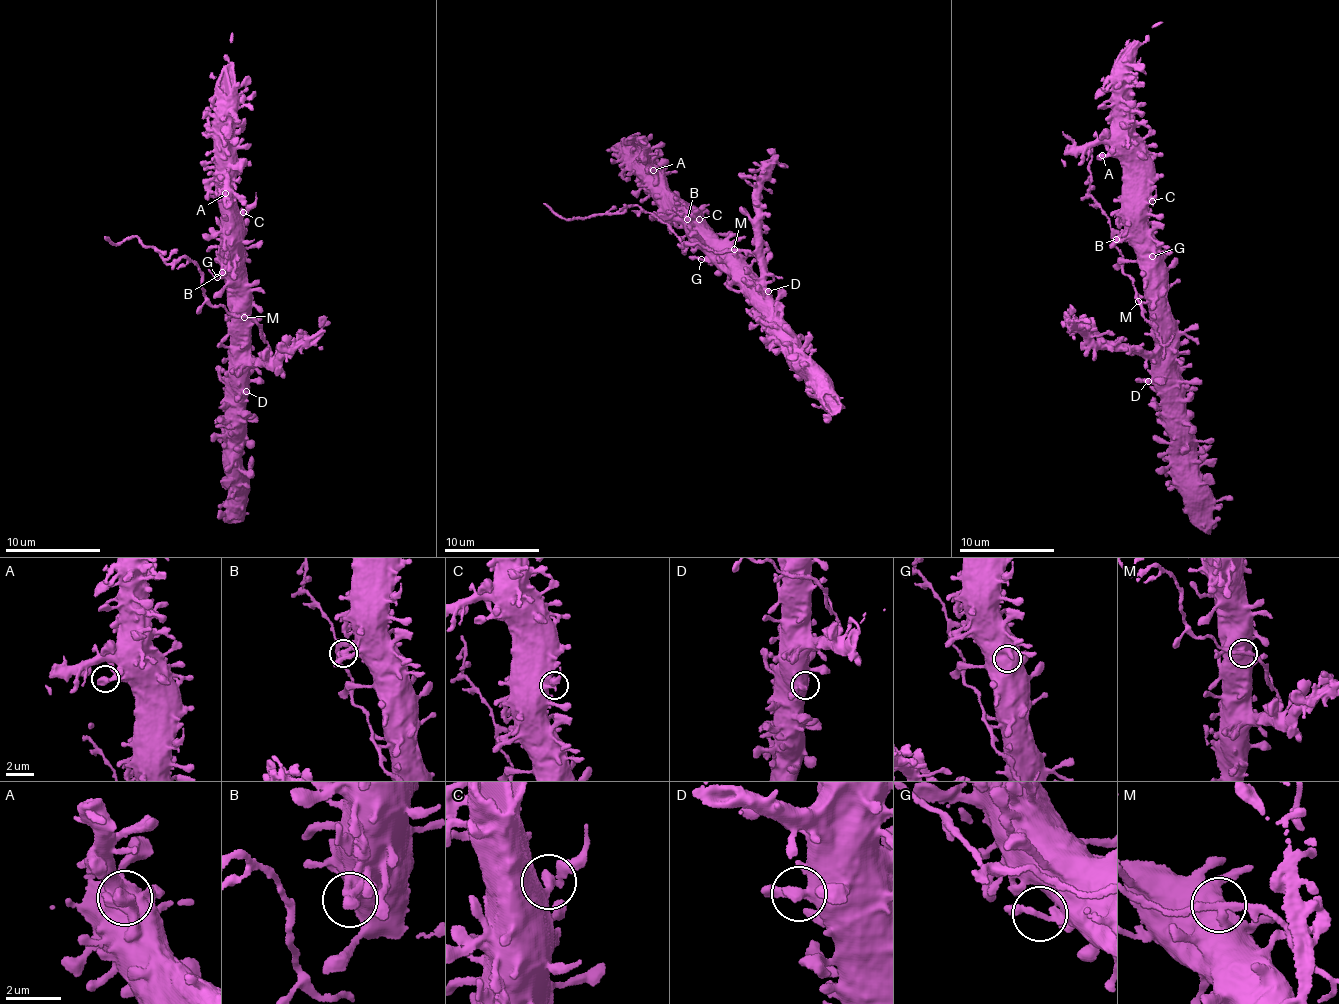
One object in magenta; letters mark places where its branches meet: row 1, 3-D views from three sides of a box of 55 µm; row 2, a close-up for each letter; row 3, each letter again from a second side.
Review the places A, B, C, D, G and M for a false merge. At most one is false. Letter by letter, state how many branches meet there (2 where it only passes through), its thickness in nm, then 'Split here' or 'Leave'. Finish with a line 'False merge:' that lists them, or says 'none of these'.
A: Branches: 2. Thickness 360 nm. Leave
B: Branches: 2. Thickness 300 nm. Leave
C: Branches: 2. Thickness 340 nm. Leave
D: Branches: 2. Thickness 320 nm. Leave
G: Branches: 2. Thickness 240 nm. Leave
M: Branches: 3. Thickness 240 nm. Split here
False merge: M

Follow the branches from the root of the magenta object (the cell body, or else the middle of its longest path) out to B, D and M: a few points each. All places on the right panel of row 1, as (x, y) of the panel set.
B: (1151, 278), (1151, 271), (1144, 265), (1138, 249), (1126, 240), (1116, 239)
D: (1151, 278), (1155, 292), (1156, 367), (1148, 381)
M: (1151, 278), (1149, 292), (1144, 301), (1137, 302)

